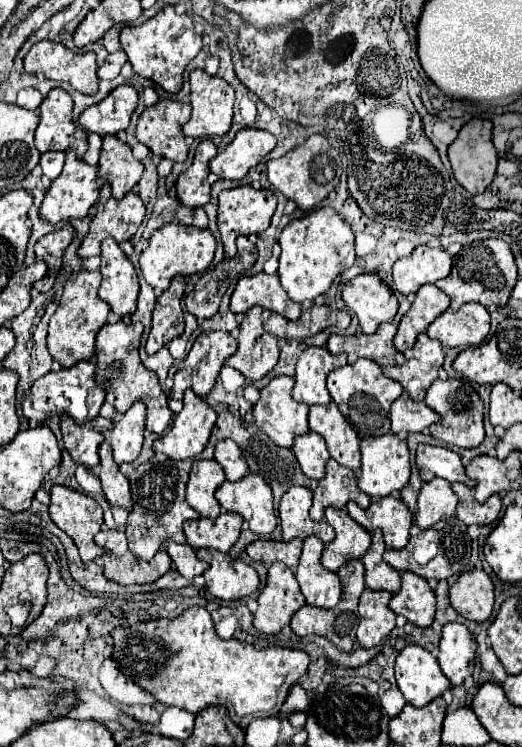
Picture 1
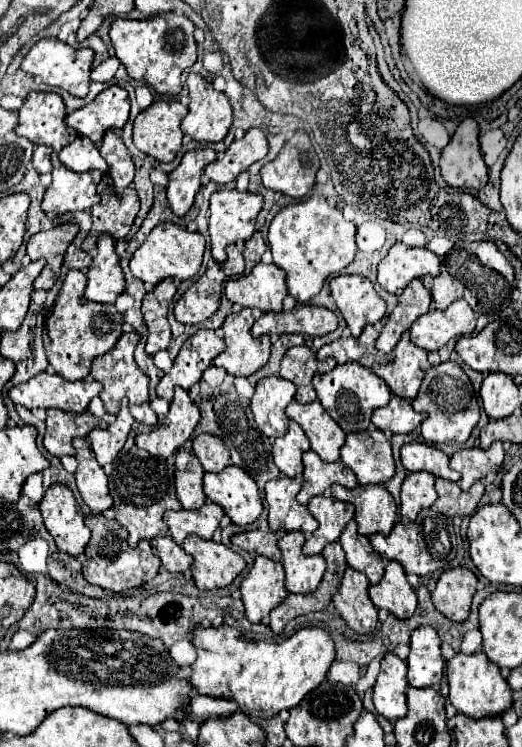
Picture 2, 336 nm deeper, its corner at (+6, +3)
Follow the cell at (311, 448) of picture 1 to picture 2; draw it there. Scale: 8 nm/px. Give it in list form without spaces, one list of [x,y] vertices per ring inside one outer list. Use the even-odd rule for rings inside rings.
[[[291,422],[287,428],[287,434],[273,442],[275,466],[289,478],[301,476],[301,472],[303,472],[301,456],[307,450],[309,450],[309,440],[307,440],[305,432],[301,430],[301,426],[297,422]]]

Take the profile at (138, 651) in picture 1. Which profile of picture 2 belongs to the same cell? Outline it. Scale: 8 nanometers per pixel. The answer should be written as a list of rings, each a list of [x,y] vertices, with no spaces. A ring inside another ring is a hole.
[[[221,626],[219,630],[217,628],[197,628],[197,632],[193,632],[193,646],[197,648],[197,662],[191,666],[193,668],[193,674],[191,674],[193,688],[199,694],[235,700],[239,704],[241,712],[245,712],[249,718],[261,718],[261,720],[275,716],[283,708],[287,708],[287,710],[295,708],[305,698],[305,694],[315,690],[327,678],[329,666],[335,660],[333,638],[329,636],[327,630],[323,630],[319,626],[303,628],[279,644],[263,642],[263,640],[245,642],[241,638],[241,634],[231,626]]]

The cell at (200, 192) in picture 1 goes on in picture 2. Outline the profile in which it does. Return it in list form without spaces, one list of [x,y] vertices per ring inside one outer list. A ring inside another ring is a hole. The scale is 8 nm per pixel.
[[[199,148],[191,150],[181,158],[181,164],[169,174],[167,200],[175,216],[185,216],[193,206],[195,194],[201,186],[201,174],[209,162],[217,158],[215,150]]]

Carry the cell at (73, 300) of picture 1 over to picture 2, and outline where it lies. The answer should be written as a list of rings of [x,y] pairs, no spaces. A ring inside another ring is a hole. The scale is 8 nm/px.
[[[71,270],[61,286],[51,316],[47,318],[47,358],[55,372],[65,380],[83,380],[91,372],[91,362],[107,354],[123,334],[123,314],[117,312],[113,304],[97,304],[85,300],[85,282],[87,276],[81,270]]]

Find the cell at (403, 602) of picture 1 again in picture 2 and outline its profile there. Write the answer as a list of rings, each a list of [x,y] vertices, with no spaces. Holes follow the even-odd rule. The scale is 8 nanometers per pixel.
[[[387,562],[381,582],[369,586],[369,598],[377,608],[385,608],[397,618],[409,618],[417,608],[415,590],[407,582],[401,564],[395,562]]]

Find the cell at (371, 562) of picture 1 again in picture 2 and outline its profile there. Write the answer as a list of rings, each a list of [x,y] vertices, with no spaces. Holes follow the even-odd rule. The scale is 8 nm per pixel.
[[[351,520],[339,538],[339,544],[343,546],[345,554],[347,554],[347,564],[351,568],[355,568],[357,572],[363,572],[371,584],[377,584],[377,580],[381,580],[383,576],[383,558],[373,550],[369,538],[361,536],[357,532],[357,524],[355,520]]]

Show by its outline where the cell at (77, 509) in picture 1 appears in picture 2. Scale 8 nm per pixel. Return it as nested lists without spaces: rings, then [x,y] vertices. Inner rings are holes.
[[[63,484],[49,486],[39,502],[39,510],[57,548],[71,556],[83,554],[91,532],[85,526],[85,516],[77,506],[73,492]]]

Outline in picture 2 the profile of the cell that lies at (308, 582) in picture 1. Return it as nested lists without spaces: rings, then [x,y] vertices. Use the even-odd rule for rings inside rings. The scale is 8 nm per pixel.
[[[287,532],[279,540],[279,550],[283,554],[283,568],[287,574],[285,588],[295,594],[315,592],[325,572],[325,558],[321,554],[305,556],[301,552],[303,542],[305,542],[303,532]]]

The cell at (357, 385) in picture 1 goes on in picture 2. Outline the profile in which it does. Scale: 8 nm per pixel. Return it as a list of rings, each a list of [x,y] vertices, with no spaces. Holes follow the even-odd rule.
[[[347,362],[327,374],[317,374],[313,378],[313,386],[317,392],[317,400],[323,404],[327,414],[341,426],[341,430],[347,434],[369,428],[373,410],[383,408],[391,398],[389,386],[377,374],[373,374],[373,370],[357,362]]]

